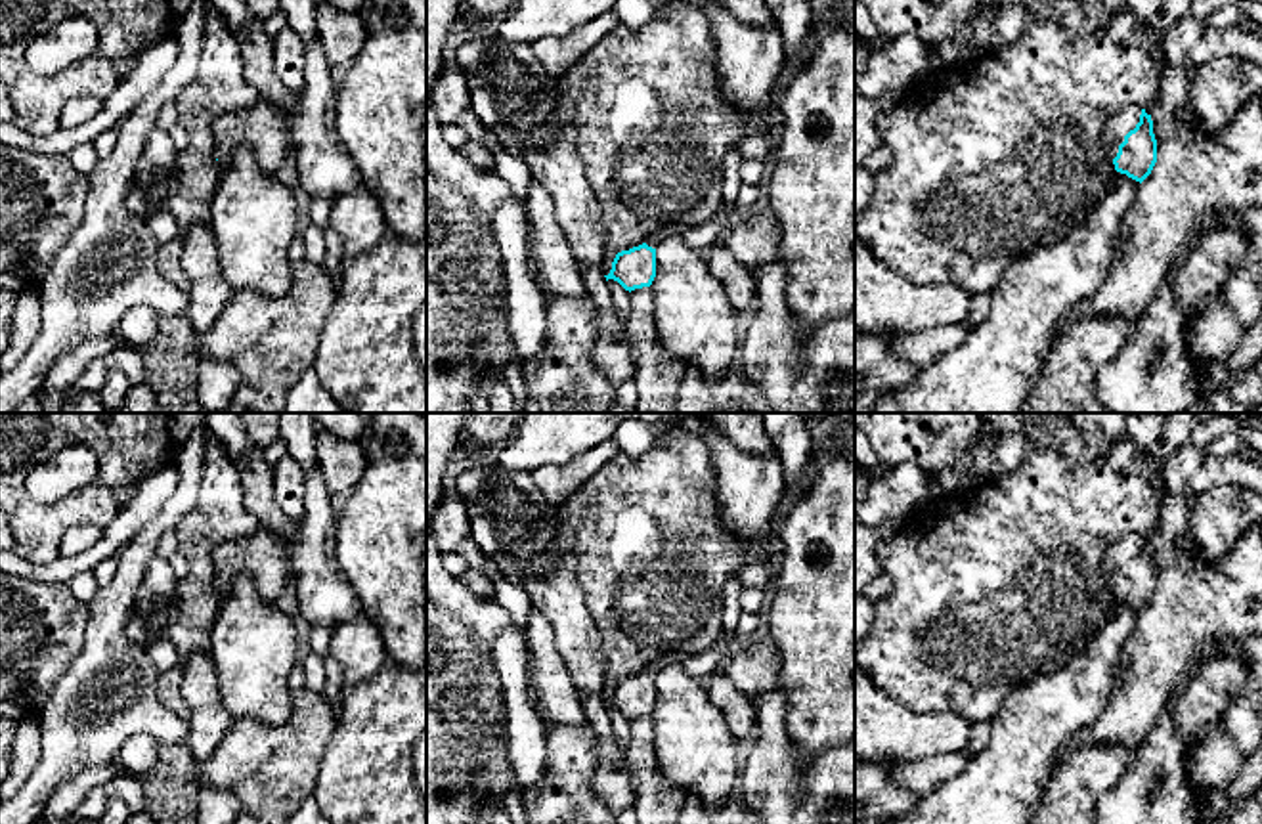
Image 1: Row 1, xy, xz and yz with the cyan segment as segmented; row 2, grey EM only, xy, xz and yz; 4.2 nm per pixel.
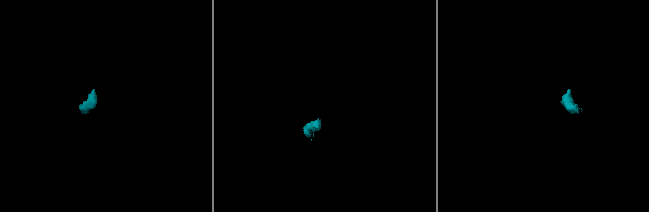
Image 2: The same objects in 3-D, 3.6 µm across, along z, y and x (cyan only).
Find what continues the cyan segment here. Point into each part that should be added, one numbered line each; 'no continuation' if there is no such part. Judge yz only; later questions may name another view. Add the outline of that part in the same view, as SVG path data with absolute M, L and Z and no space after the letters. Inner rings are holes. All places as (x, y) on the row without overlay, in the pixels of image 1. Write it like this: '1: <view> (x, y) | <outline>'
1: yz (1119, 553) | M1124 535L1113 545L1109 545L1109 549L1105 551L1099 570L1111 591L1117 585L1119 574L1124 570L1124 564L1130 558L1134 558L1136 553L1140 551L1140 543L1142 543L1140 535Z

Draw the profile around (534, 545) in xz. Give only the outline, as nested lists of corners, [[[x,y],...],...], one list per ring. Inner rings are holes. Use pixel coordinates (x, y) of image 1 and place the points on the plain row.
[[[474,463],[457,476],[470,518],[470,537],[503,577],[520,587],[547,618],[555,646],[595,730],[600,761],[621,751],[604,705],[608,650],[577,579],[576,531],[545,501],[530,472]]]

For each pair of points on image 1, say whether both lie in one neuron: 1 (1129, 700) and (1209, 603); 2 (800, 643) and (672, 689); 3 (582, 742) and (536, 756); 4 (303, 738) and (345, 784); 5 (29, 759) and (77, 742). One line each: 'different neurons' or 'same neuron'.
1: same neuron
2: different neurons
3: different neurons
4: different neurons
5: different neurons

